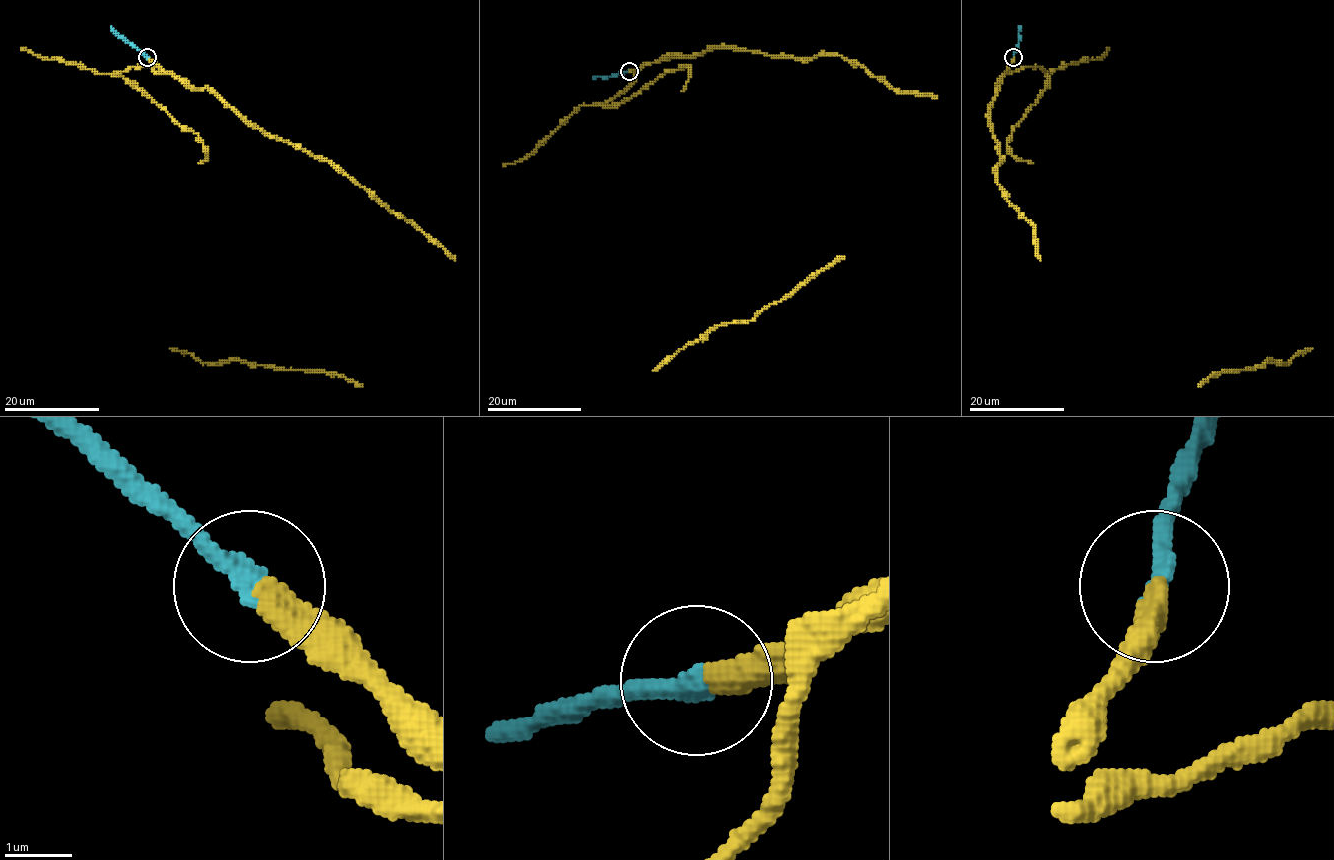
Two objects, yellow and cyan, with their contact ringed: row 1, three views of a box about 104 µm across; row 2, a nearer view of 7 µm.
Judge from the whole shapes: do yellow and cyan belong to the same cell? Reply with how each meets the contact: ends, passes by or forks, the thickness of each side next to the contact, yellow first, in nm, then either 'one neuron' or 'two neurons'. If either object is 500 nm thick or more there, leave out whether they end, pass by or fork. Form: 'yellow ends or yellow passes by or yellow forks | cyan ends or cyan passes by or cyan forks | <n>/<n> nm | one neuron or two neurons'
yellow ends | cyan ends | 420/320 nm | one neuron

